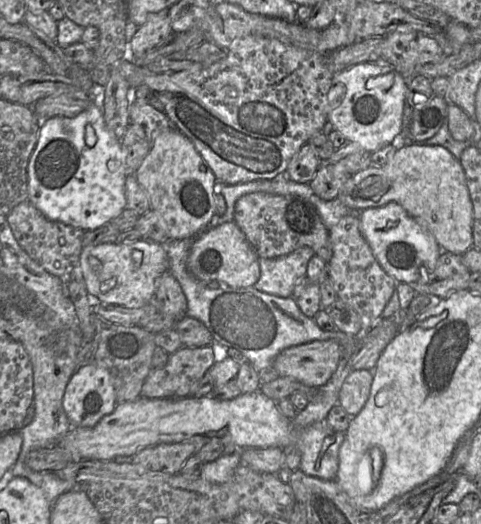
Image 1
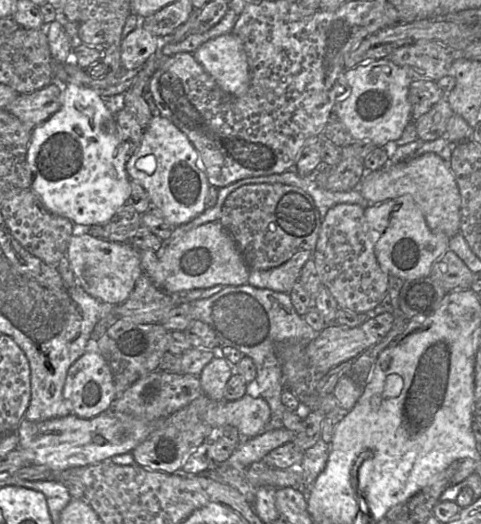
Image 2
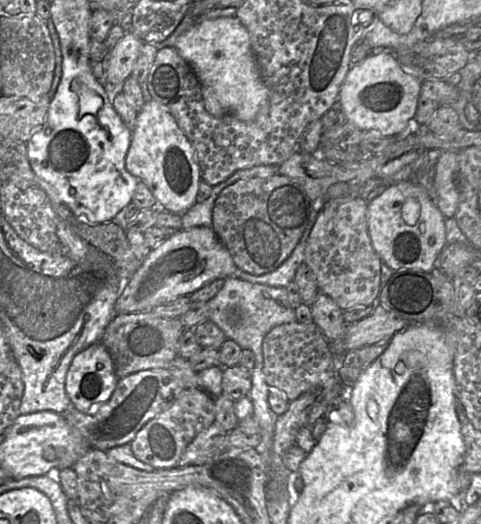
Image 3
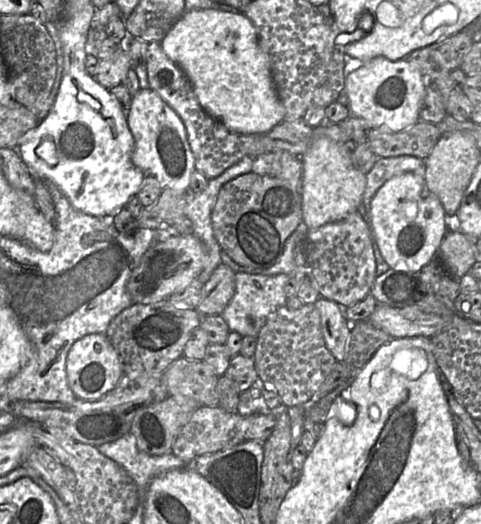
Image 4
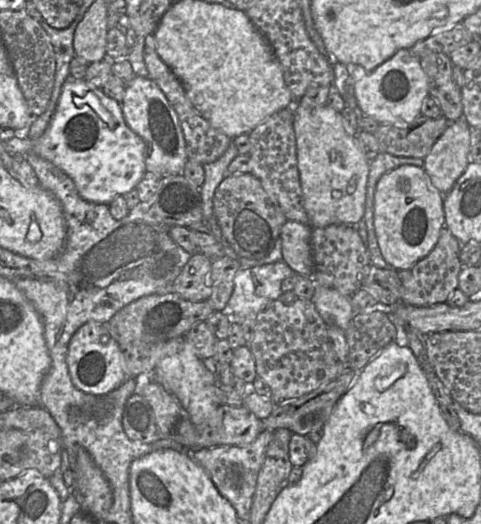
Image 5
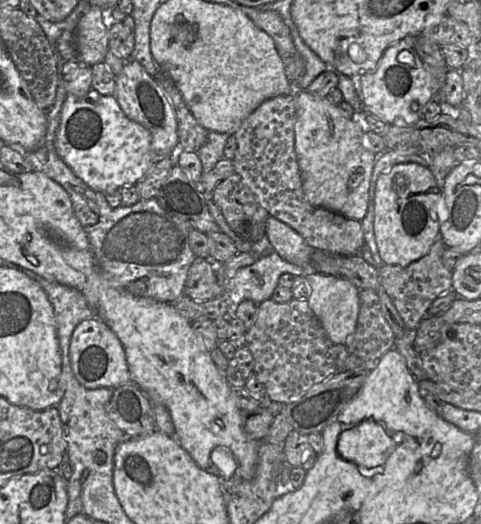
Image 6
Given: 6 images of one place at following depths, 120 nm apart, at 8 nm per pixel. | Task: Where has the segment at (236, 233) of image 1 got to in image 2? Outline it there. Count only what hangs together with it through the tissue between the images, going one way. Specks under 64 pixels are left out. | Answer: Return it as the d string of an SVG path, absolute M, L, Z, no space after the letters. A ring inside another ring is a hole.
M219 221L199 225L181 237L163 241L163 245L156 253L158 271L152 276L152 281L158 289L169 294L207 289L216 285L248 284L250 269L244 262L234 239Z

